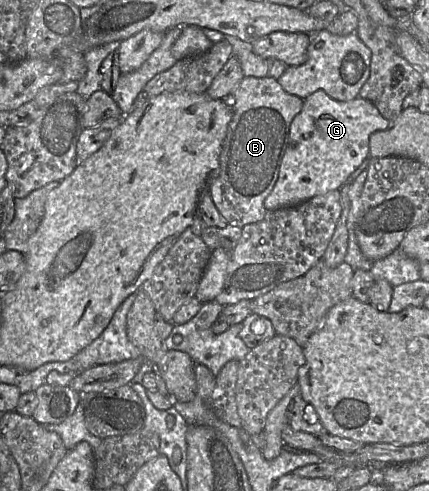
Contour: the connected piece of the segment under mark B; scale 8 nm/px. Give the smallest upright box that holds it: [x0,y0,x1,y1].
[209,76,304,227]

